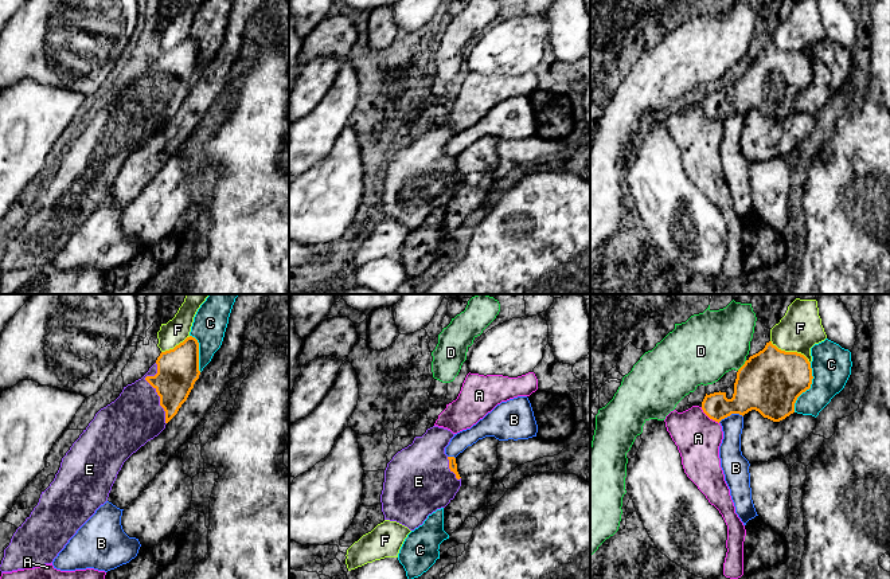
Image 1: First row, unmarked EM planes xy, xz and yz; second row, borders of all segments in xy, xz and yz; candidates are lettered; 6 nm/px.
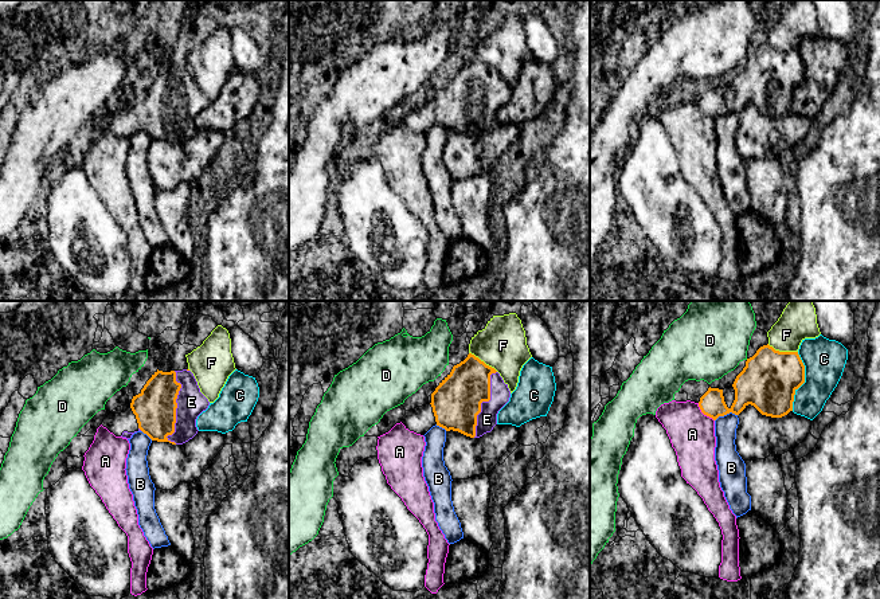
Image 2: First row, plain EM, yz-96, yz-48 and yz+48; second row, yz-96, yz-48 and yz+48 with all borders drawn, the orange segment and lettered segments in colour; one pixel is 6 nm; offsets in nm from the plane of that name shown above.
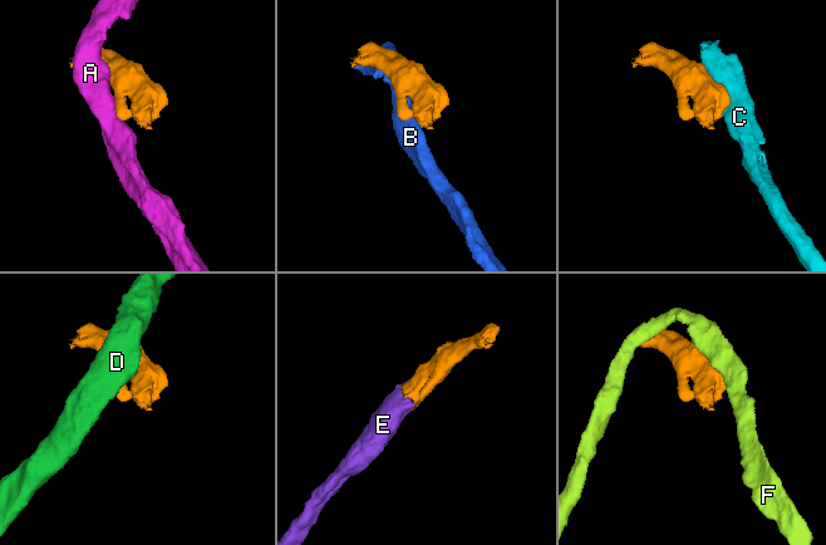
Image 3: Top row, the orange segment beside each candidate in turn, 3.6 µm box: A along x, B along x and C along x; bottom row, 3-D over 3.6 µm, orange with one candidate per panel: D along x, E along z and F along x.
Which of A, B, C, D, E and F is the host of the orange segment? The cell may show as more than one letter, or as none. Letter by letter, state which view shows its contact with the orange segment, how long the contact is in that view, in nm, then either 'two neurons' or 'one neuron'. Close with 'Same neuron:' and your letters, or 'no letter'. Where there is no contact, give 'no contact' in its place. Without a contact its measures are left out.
A: contact in yz; length 150 nm; two neurons
B: contact in yz; length 160 nm; two neurons
C: contact in yz; length 320 nm; two neurons
D: contact in yz; length 90 nm; two neurons
E: contact in xy; length 380 nm; one neuron
F: contact in yz; length 280 nm; two neurons
Same neuron: E

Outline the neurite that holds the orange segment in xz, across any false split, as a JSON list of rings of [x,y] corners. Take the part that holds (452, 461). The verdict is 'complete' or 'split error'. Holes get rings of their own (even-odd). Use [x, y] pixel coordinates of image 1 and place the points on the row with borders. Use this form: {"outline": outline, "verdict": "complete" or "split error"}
{"outline": [[[433,426],[393,457],[380,494],[385,520],[414,531],[454,498],[461,477],[456,458],[445,454],[453,437],[450,430]]], "verdict": "split error"}

